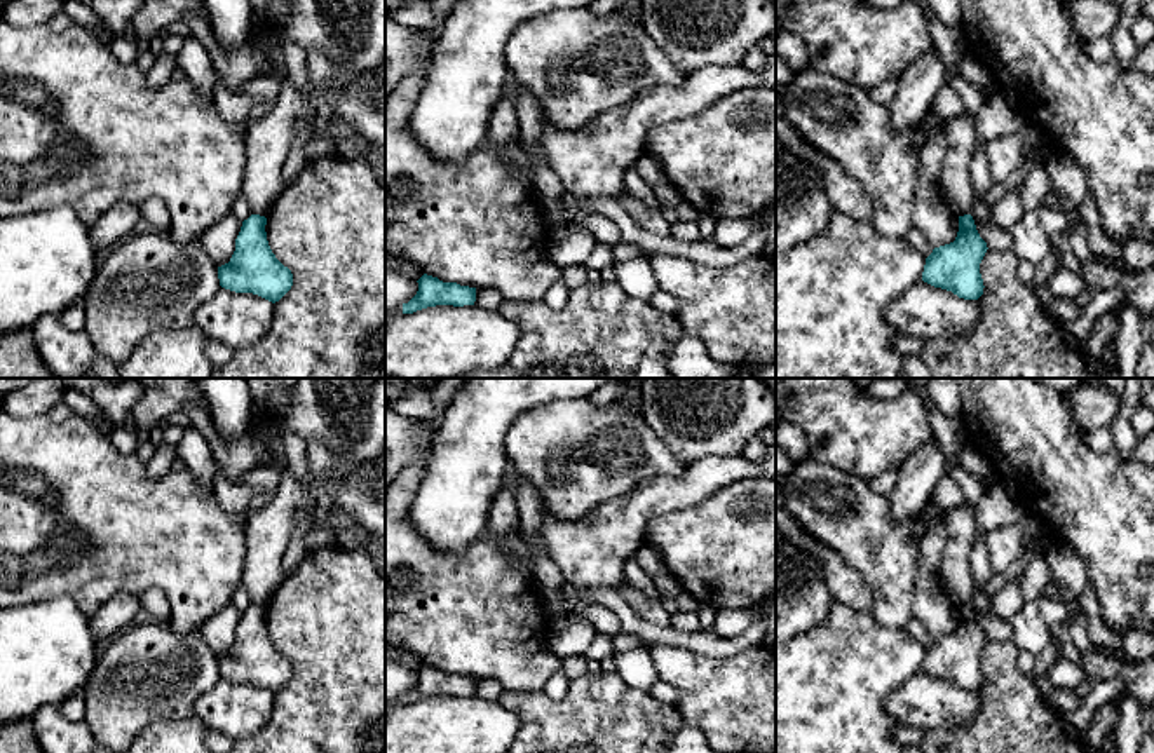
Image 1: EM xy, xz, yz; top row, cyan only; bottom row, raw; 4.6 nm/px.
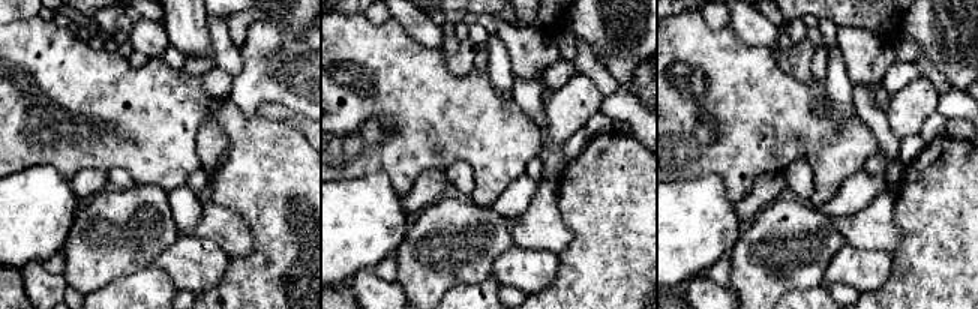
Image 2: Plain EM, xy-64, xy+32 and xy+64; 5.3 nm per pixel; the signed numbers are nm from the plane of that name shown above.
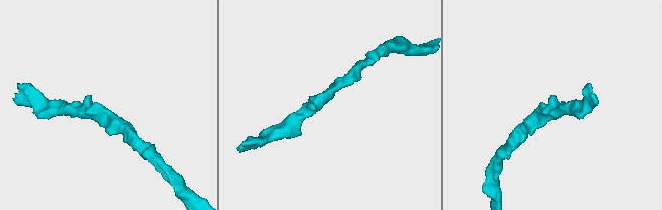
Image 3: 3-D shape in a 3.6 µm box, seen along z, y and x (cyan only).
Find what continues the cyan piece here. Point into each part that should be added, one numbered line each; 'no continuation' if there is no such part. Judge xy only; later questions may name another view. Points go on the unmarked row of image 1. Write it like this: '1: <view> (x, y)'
no continuation

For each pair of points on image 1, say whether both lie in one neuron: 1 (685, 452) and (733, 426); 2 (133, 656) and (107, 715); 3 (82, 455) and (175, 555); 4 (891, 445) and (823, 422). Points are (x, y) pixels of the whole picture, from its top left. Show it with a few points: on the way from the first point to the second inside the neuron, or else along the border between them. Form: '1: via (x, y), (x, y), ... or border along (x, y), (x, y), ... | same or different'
1: via (698, 440), (712, 426), (720, 426) | same
2: via (133, 670), (133, 685), (121, 701) | same
3: via (100, 480), (150, 530) | same
4: via (874, 438), (860, 436), (841, 426) | same

